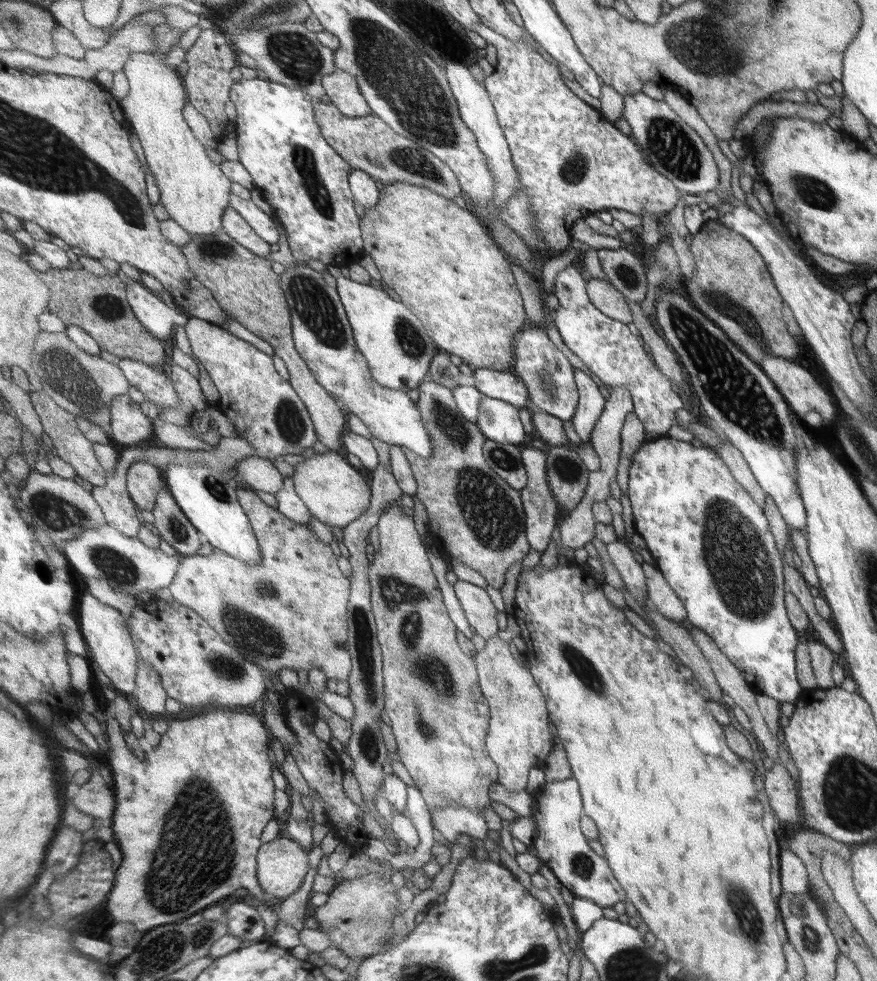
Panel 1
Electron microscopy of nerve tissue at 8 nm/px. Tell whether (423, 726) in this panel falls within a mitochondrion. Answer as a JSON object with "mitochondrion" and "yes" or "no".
{"mitochondrion":"yes"}

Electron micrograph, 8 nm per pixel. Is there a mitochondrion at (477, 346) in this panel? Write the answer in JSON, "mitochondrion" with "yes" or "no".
{"mitochondrion":"no"}

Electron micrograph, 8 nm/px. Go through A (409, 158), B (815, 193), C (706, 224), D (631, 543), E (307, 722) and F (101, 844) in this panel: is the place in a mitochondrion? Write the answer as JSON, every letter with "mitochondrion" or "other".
{"A":"mitochondrion","B":"mitochondrion","C":"other","D":"other","E":"other","F":"other"}

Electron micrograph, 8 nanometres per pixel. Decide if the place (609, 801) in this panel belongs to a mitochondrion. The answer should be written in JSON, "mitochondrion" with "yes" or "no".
{"mitochondrion":"no"}

